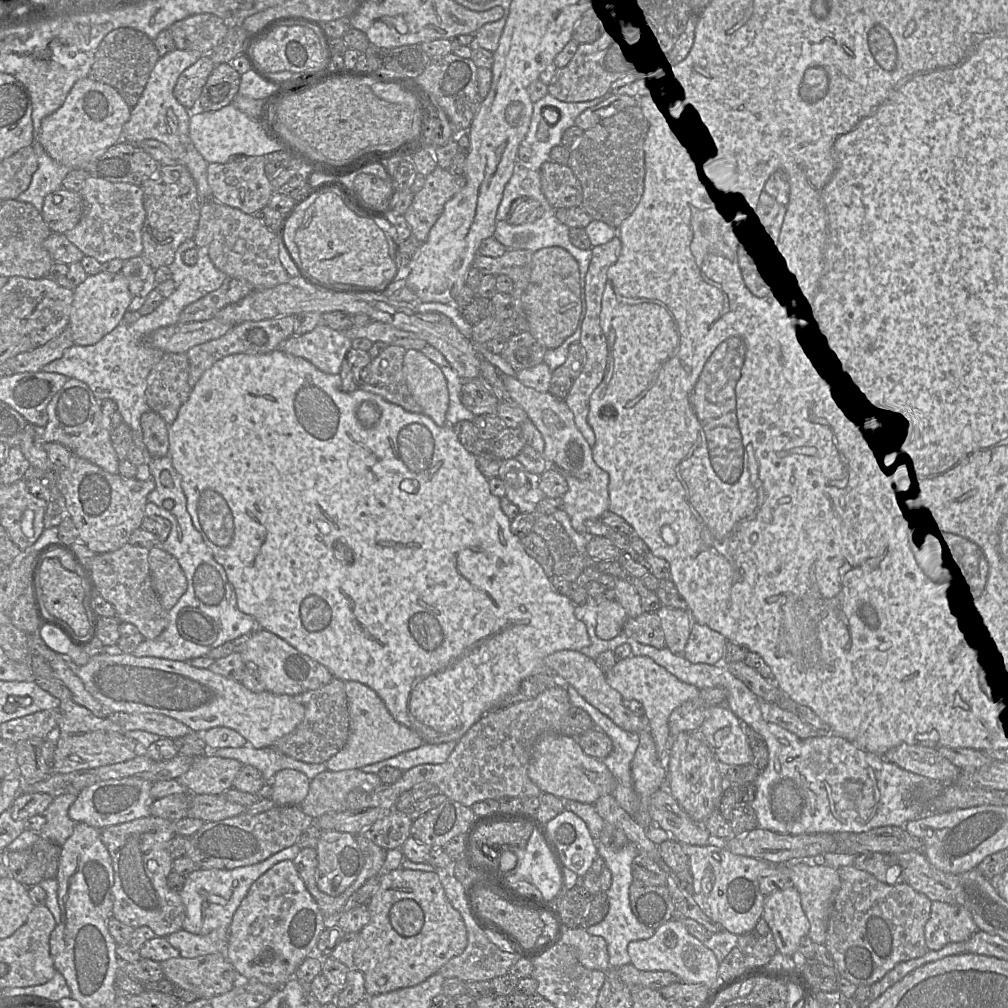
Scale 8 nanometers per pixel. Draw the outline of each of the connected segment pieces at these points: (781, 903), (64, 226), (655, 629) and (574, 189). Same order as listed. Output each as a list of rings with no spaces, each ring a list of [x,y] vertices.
[[[793,886],[765,896],[762,917],[772,931],[777,950],[784,955],[793,956],[801,939],[809,934],[810,923]]]
[[[60,188],[48,194],[40,212],[52,233],[64,234],[73,229],[83,213],[83,199],[79,193]]]
[[[643,612],[636,618],[627,618],[622,632],[641,644],[657,649],[666,647],[664,632],[656,612]]]
[[[553,160],[541,166],[542,192],[552,207],[581,206],[582,186],[569,167]]]

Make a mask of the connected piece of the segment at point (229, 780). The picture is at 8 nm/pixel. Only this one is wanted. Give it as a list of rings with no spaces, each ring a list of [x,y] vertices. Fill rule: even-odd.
[[[202,755],[195,757],[189,770],[177,780],[192,795],[217,795],[233,786],[242,767],[235,759]]]

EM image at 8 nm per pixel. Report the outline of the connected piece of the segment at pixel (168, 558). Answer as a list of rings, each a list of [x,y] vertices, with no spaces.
[[[159,545],[148,551],[152,586],[162,607],[169,611],[187,589],[186,577],[178,561]]]

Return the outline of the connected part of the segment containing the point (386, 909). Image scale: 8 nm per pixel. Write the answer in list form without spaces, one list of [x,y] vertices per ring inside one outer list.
[[[402,867],[382,872],[379,887],[367,907],[370,920],[359,932],[359,941],[354,952],[354,967],[364,976],[367,997],[422,983],[438,973],[450,959],[460,955],[468,943],[464,921],[448,901],[438,873]]]

